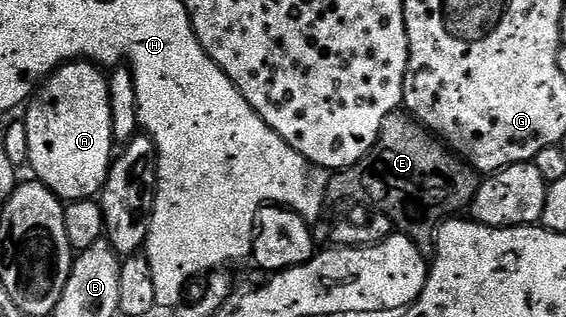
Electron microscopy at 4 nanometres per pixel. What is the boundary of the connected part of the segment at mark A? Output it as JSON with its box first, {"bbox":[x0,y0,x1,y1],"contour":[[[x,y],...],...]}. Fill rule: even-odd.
{"bbox":[24,59,116,202],"contour":[[[84,59],[63,64],[34,93],[24,112],[28,130],[28,168],[35,172],[37,183],[51,188],[63,202],[97,197],[106,185],[110,166],[116,156],[116,141],[112,130],[110,81],[99,65]]]}

